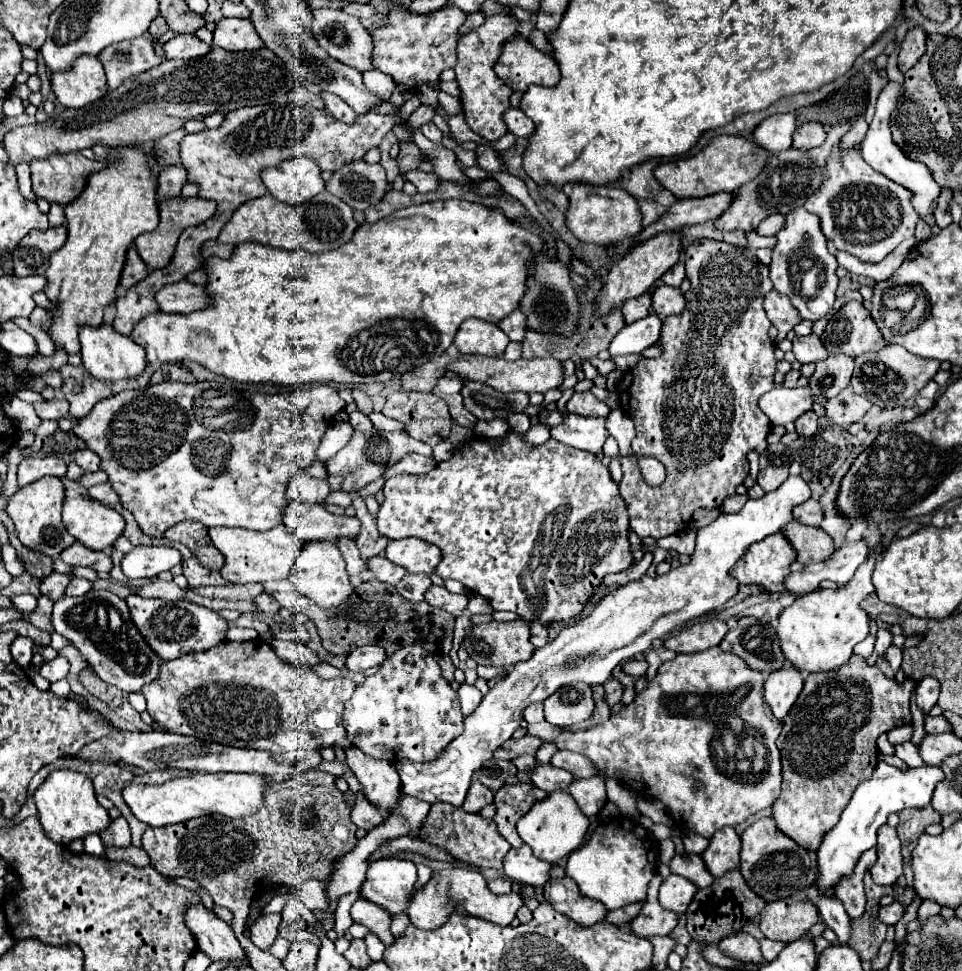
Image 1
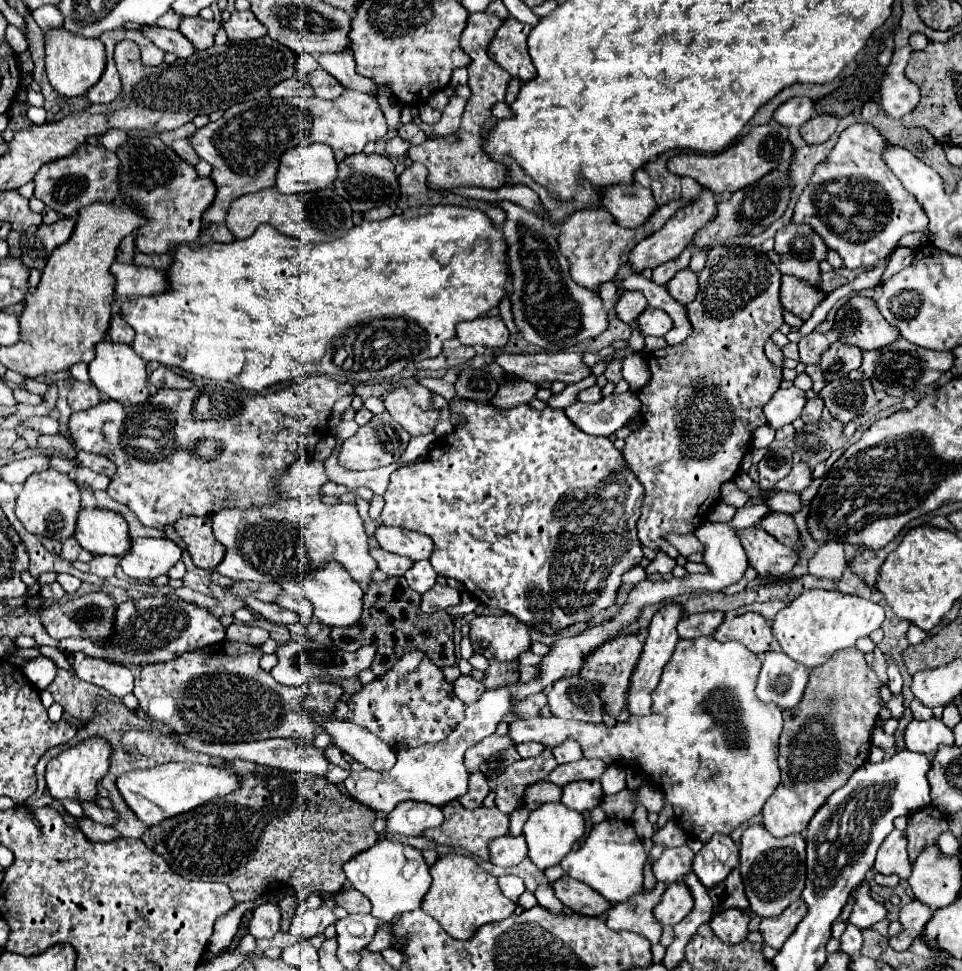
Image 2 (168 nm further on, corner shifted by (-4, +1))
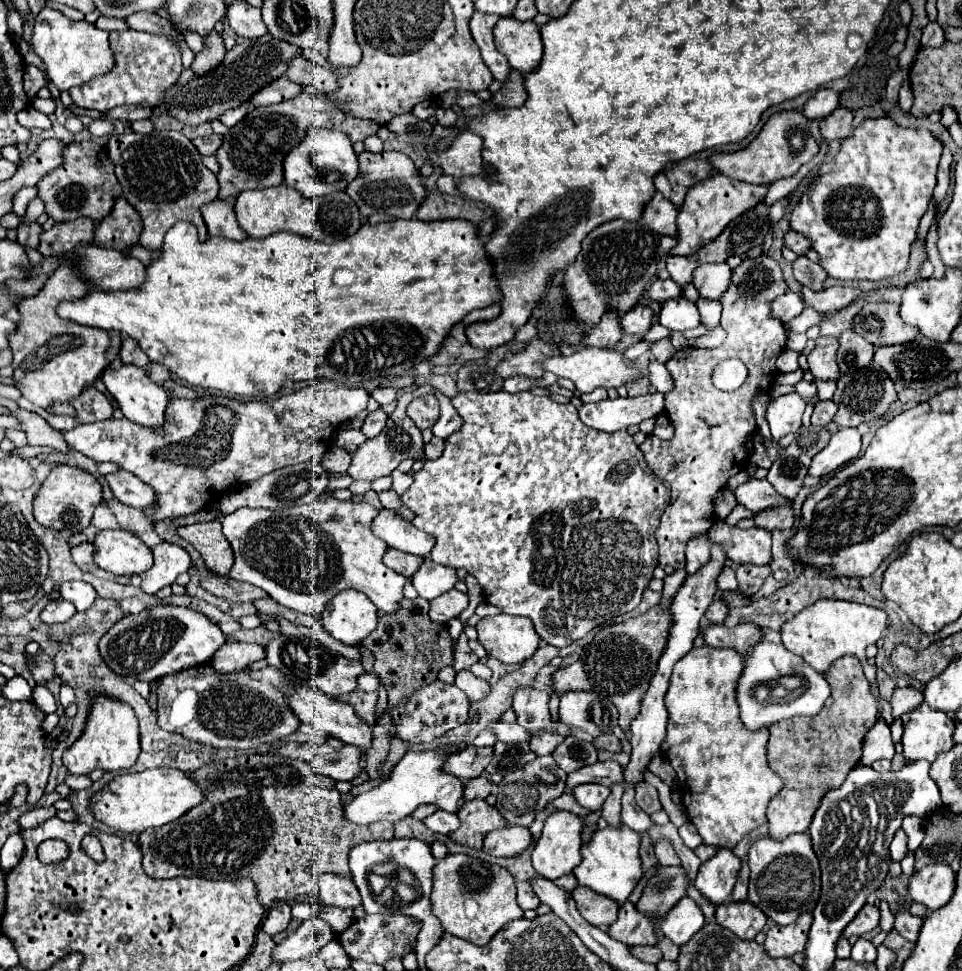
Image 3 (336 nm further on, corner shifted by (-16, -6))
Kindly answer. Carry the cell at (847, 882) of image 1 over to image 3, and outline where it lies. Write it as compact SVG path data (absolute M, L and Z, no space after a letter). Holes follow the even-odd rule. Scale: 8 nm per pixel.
M866 903L866 905L860 909L860 913L856 915L856 919L844 929L844 937L850 937L850 935L860 937L860 935L864 935L864 933L874 931L878 925L880 925L880 911L878 911L878 907Z

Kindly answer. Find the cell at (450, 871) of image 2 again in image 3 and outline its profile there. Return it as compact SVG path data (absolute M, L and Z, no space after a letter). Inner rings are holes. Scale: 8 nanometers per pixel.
M464 853L446 855L436 863L430 903L432 913L440 919L446 933L474 945L486 945L506 923L524 917L524 911L516 903L514 877L504 867L490 865Z

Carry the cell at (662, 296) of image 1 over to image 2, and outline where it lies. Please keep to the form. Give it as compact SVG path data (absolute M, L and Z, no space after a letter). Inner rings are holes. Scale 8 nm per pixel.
M684 268L676 272L676 276L666 284L666 288L680 304L690 304L698 294L698 274L690 268Z

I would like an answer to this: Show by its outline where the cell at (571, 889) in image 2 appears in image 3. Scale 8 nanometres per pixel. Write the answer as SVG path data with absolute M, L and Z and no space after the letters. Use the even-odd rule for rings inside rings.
M578 885L574 891L572 891L572 897L576 901L576 907L580 911L580 915L590 923L590 925L596 925L596 927L602 927L602 925L612 925L618 917L618 903L588 889L588 887L582 887Z

